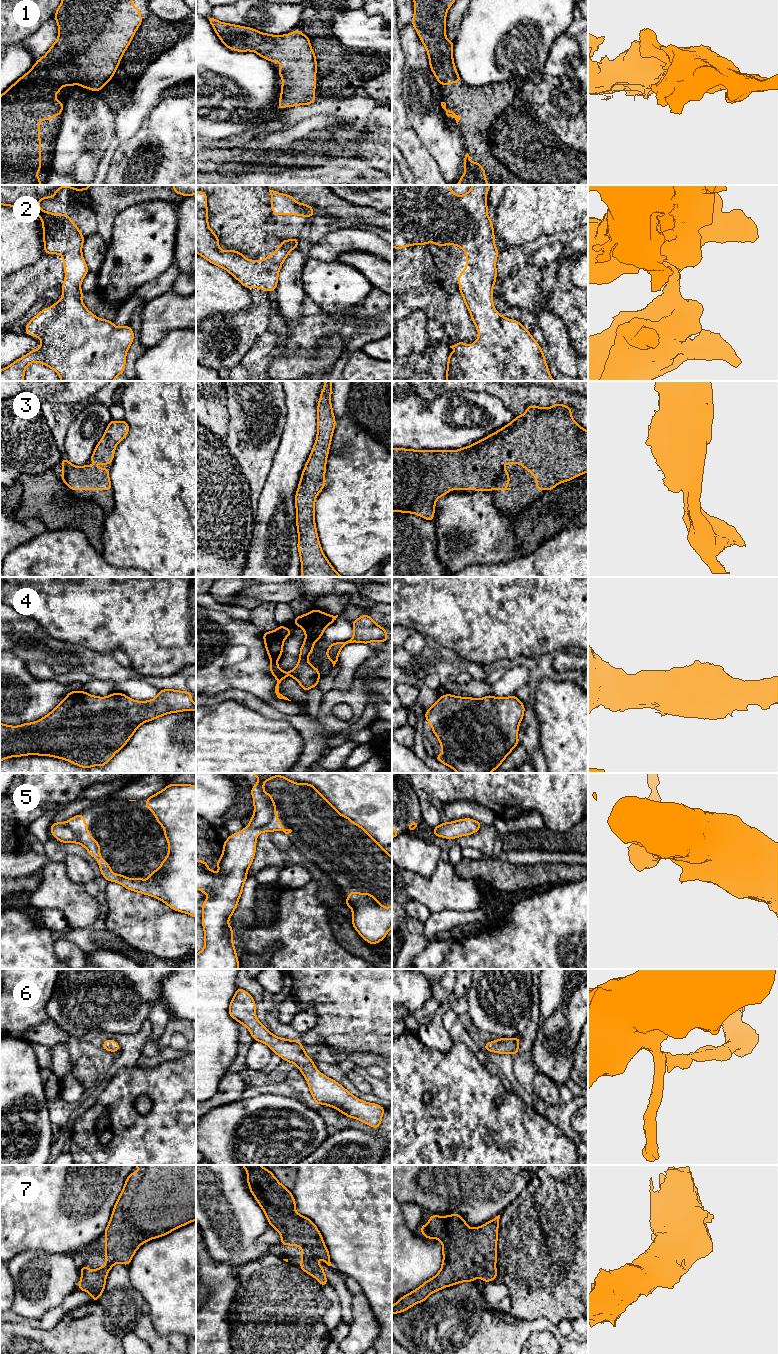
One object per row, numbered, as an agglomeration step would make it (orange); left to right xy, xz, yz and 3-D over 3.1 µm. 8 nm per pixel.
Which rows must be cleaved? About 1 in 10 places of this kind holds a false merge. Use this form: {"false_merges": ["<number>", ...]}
{"false_merges": []}

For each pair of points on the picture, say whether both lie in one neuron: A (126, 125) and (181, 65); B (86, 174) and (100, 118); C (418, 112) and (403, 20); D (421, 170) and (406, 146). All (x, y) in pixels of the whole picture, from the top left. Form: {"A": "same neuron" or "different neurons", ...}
{"A": "same neuron", "B": "same neuron", "C": "different neurons", "D": "same neuron"}

